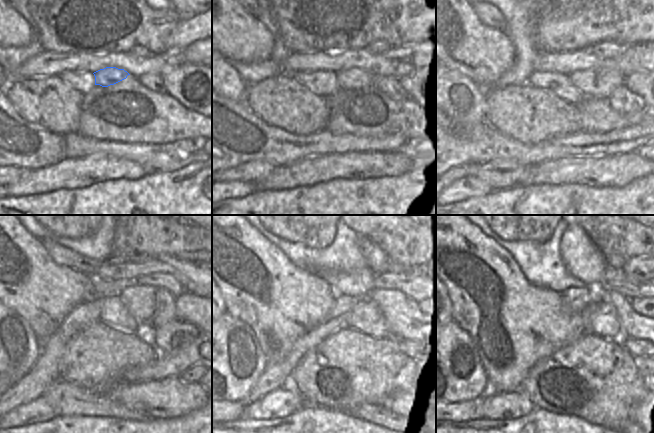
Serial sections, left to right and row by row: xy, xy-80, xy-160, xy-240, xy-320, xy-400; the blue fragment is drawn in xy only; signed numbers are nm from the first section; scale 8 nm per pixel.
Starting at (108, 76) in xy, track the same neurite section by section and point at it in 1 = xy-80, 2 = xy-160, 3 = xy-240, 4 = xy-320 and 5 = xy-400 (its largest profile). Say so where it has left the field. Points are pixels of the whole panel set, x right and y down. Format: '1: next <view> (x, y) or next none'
1: next xy-80 (345, 79)
2: next xy-160 (574, 77)
3: next xy-240 (142, 292)
4: next xy-320 (404, 319)
5: next xy-400 (633, 325)

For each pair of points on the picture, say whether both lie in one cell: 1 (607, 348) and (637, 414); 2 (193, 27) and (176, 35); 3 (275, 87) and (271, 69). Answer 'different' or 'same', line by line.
1: different
2: same
3: different

